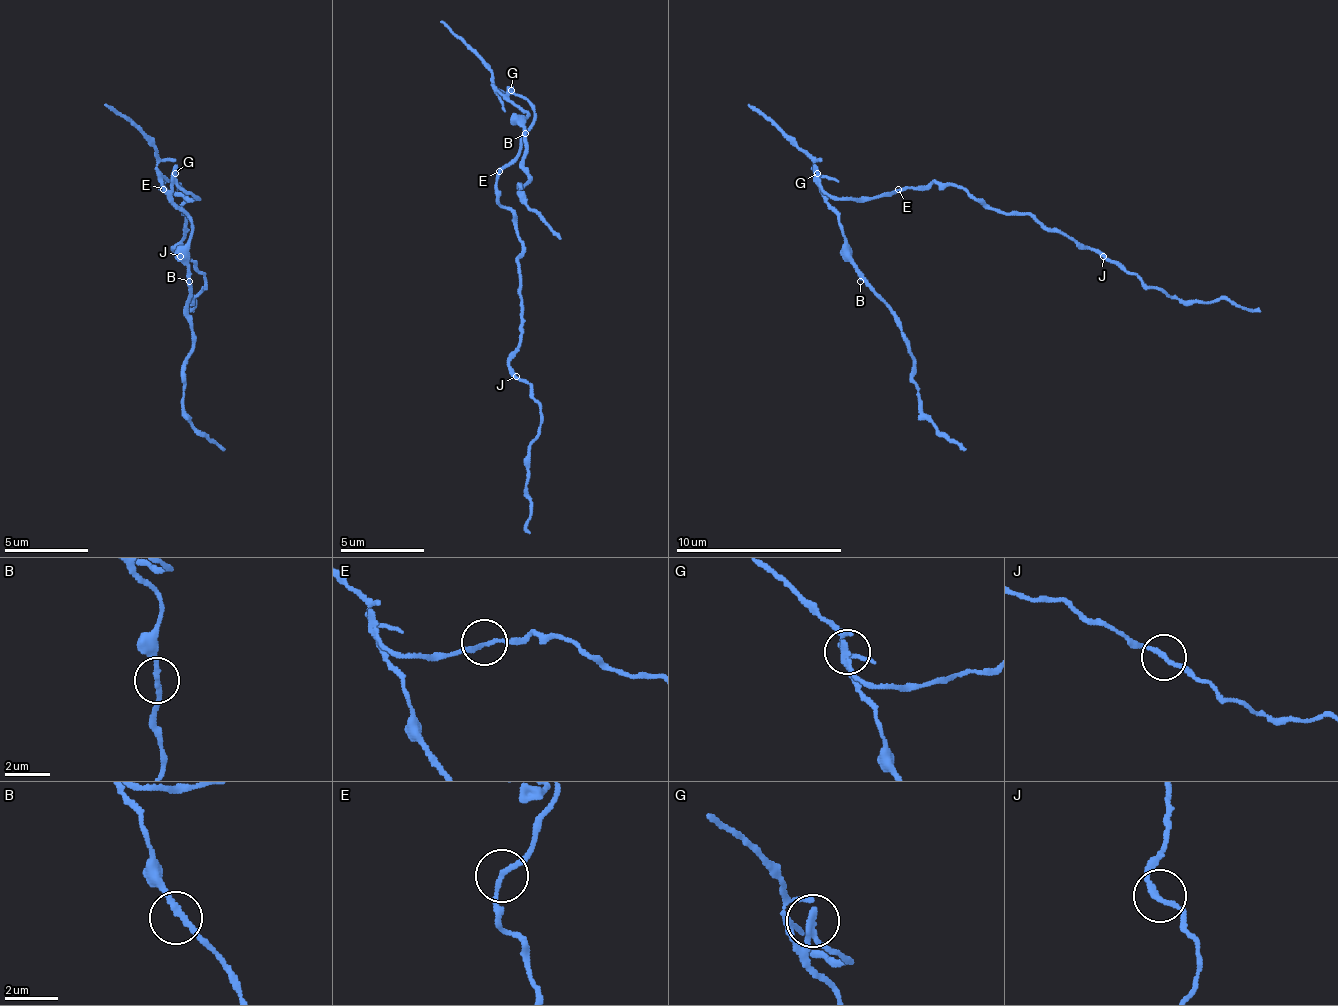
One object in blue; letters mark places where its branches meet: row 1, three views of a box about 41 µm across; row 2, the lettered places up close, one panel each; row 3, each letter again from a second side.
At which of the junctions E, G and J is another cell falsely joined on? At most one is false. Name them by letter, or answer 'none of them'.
G

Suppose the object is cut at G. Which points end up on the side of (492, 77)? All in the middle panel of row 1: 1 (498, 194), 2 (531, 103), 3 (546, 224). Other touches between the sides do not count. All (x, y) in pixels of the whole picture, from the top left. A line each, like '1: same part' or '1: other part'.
1: other part
2: other part
3: same part

